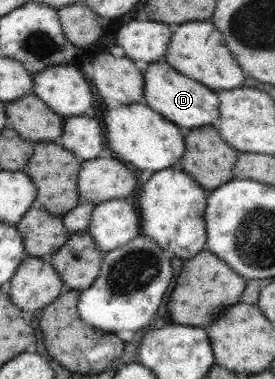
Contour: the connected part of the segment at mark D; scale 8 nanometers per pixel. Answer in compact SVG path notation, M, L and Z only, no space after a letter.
M149 64L143 72L143 98L145 104L161 114L165 120L173 122L181 128L195 128L209 124L213 118L217 118L217 98L211 89L197 84L190 78L177 74L171 66L163 64Z

